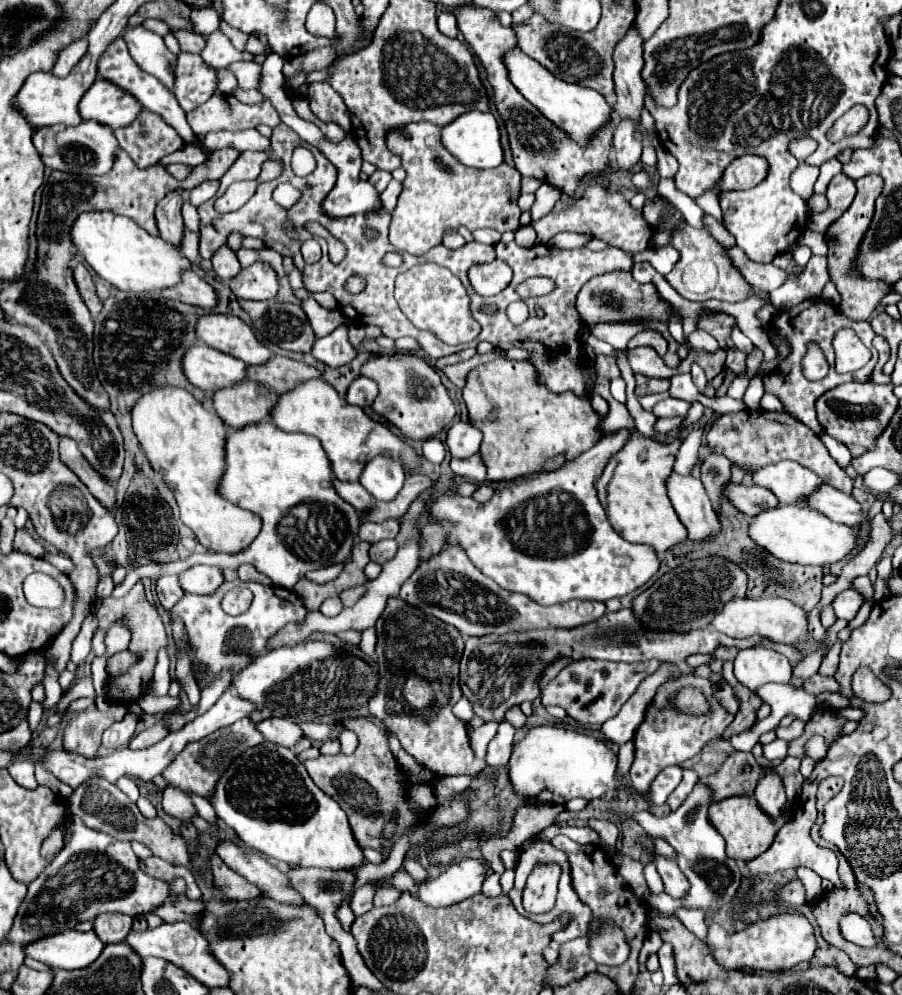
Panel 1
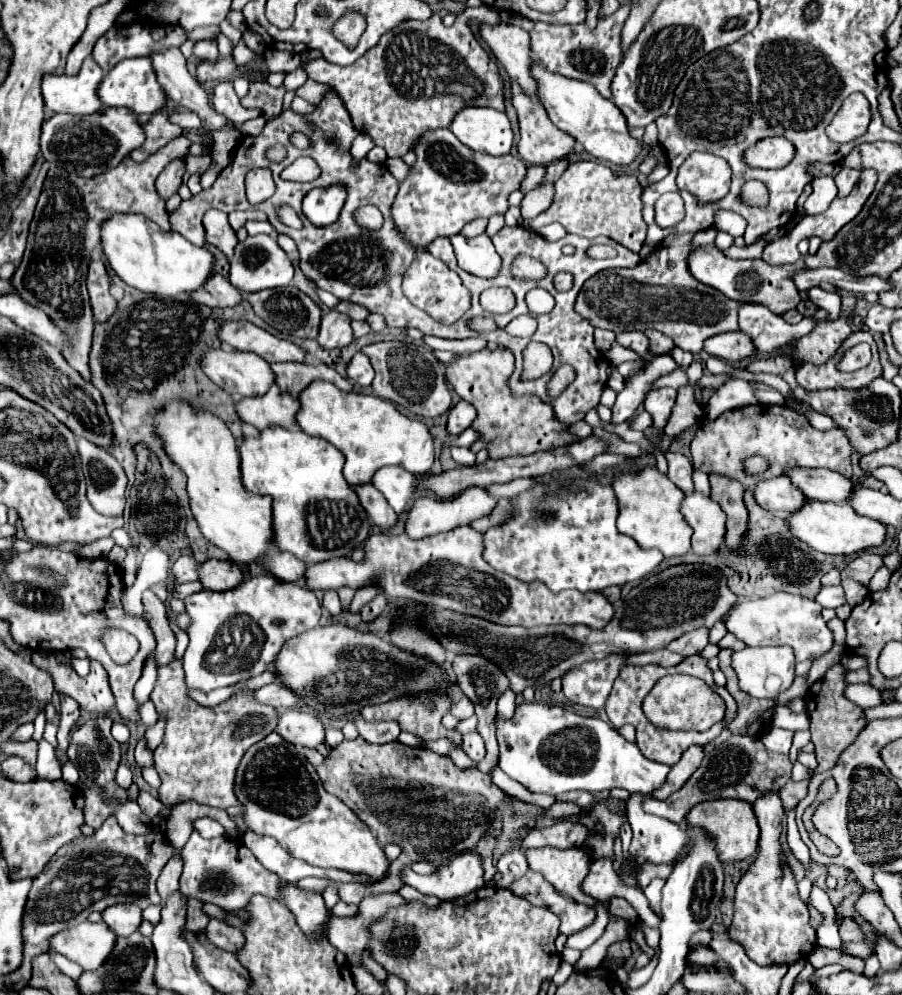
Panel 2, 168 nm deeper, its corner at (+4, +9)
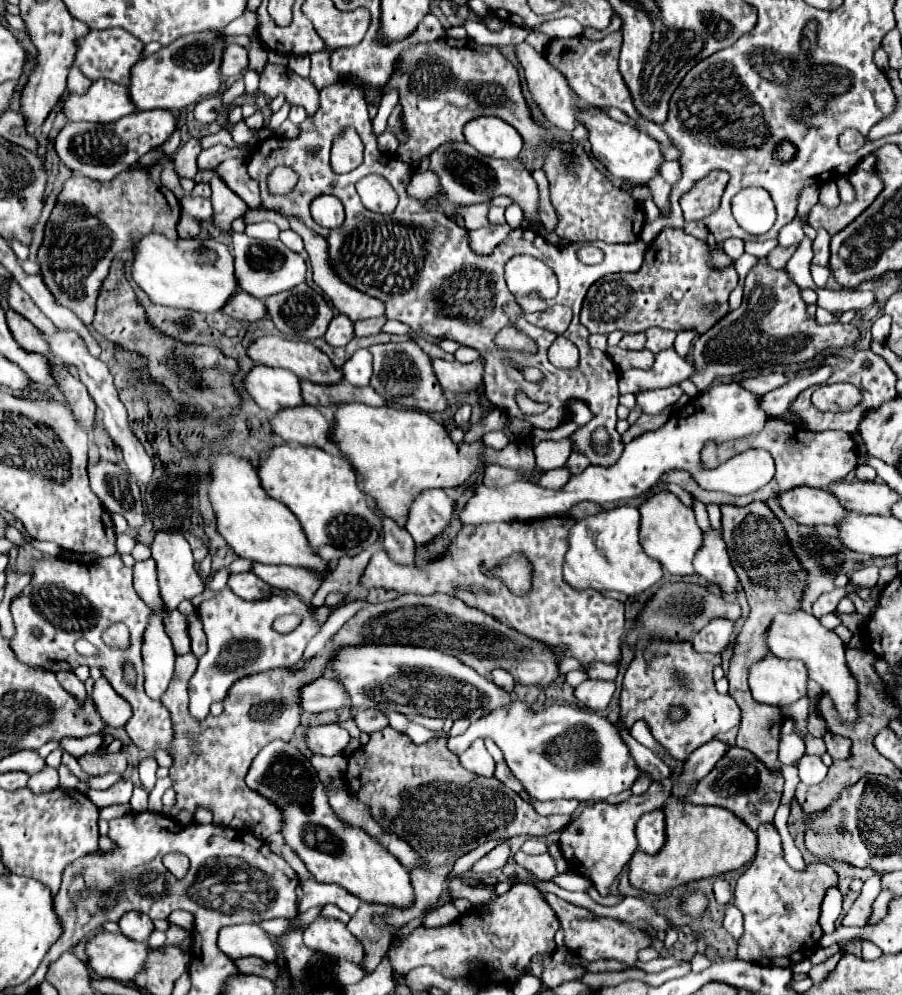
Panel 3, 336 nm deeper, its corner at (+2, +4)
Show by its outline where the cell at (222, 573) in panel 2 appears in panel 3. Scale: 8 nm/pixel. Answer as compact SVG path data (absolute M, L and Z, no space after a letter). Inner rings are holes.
M252 571L250 573L230 573L228 575L228 589L234 591L234 595L254 601L270 595L270 585L266 585L262 579L258 579Z

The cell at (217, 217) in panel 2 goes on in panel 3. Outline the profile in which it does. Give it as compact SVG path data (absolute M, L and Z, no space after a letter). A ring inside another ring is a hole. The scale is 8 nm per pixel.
M212 177L210 187L212 187L212 209L214 209L212 223L216 229L228 233L232 229L230 225L246 213L248 205L242 199L238 199L238 195L234 195L222 183L220 177Z

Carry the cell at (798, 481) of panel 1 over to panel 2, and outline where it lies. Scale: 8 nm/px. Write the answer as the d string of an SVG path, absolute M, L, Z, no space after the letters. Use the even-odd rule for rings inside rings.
M792 468L788 470L788 476L810 500L818 502L848 502L854 492L854 482L850 478L826 468Z

